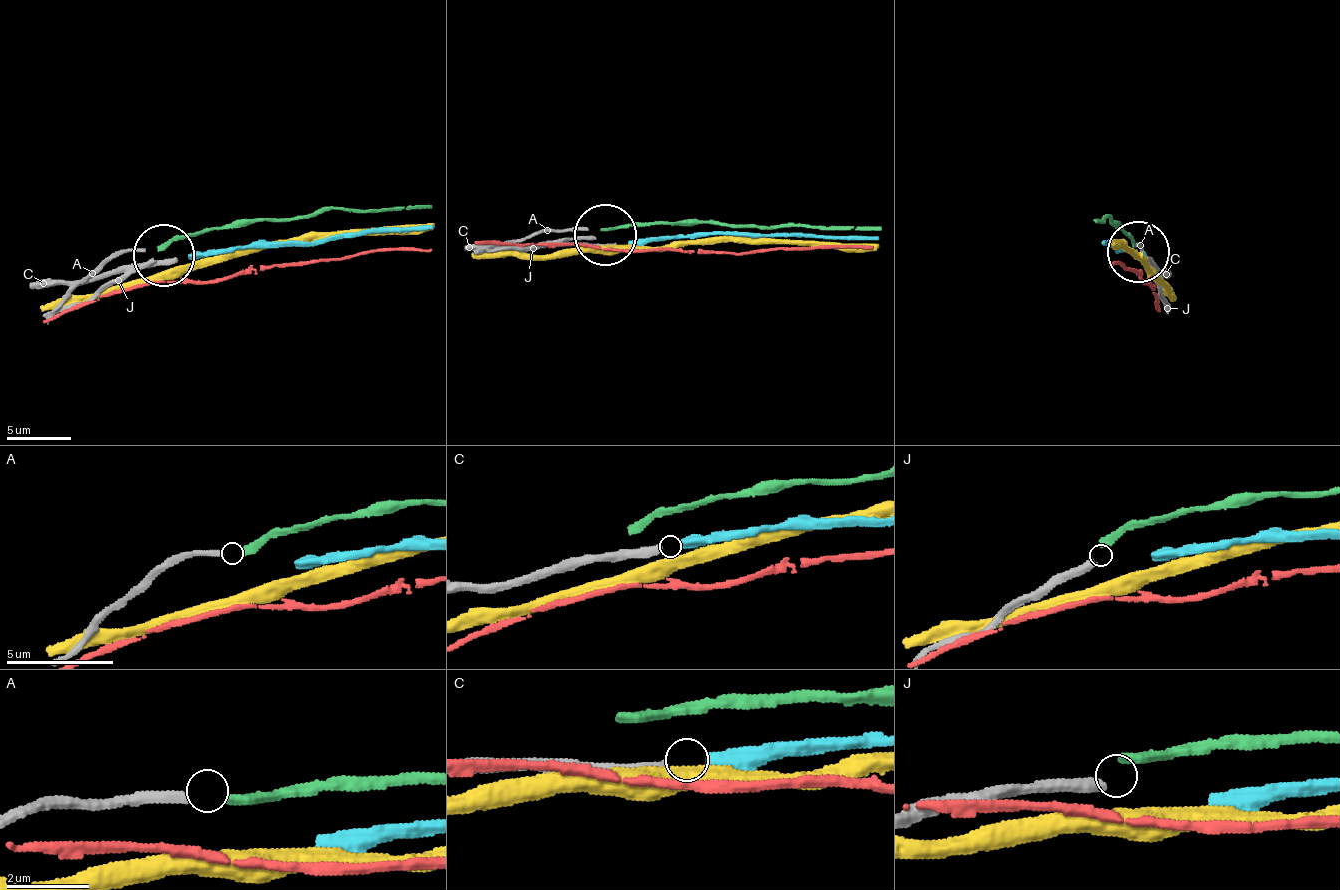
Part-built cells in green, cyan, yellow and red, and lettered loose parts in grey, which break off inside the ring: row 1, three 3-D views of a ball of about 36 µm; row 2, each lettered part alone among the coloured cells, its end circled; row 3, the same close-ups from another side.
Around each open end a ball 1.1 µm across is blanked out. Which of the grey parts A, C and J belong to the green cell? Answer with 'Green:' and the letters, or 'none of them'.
Green: A

